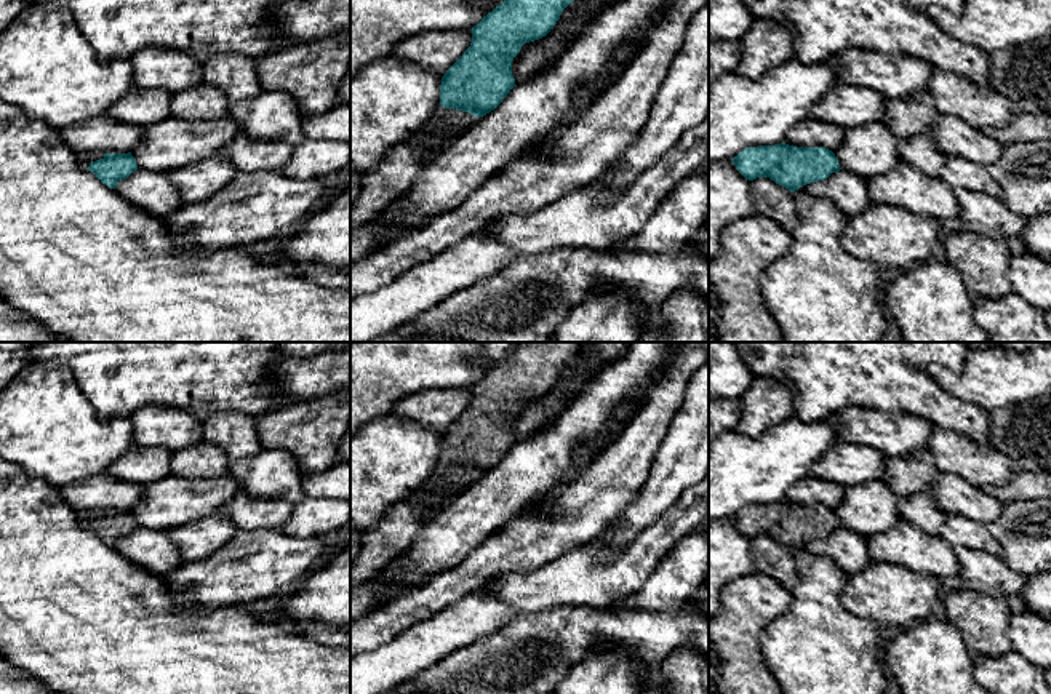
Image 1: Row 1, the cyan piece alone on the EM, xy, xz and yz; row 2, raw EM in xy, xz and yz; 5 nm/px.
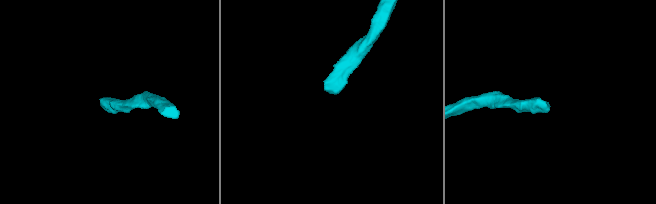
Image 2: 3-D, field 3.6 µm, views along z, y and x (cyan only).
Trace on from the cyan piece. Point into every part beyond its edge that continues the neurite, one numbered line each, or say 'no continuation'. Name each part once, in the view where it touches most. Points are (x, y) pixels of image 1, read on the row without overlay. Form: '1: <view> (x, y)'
1: xz (447, 482)

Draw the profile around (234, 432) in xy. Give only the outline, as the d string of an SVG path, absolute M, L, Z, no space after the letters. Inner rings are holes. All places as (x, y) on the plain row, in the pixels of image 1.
M226 411L202 421L202 438L221 448L229 459L242 459L261 453L262 443L256 432L256 417Z

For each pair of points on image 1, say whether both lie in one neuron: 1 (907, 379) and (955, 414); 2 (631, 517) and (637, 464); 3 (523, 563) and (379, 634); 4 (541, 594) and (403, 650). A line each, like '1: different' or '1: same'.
1: same
2: different
3: same
4: different

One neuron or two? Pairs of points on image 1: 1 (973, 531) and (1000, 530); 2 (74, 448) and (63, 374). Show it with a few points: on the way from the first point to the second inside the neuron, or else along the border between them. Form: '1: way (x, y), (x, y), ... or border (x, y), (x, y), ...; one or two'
1: border (986, 525), (999, 544), (1000, 554); two
2: way (63, 430), (63, 392); one

